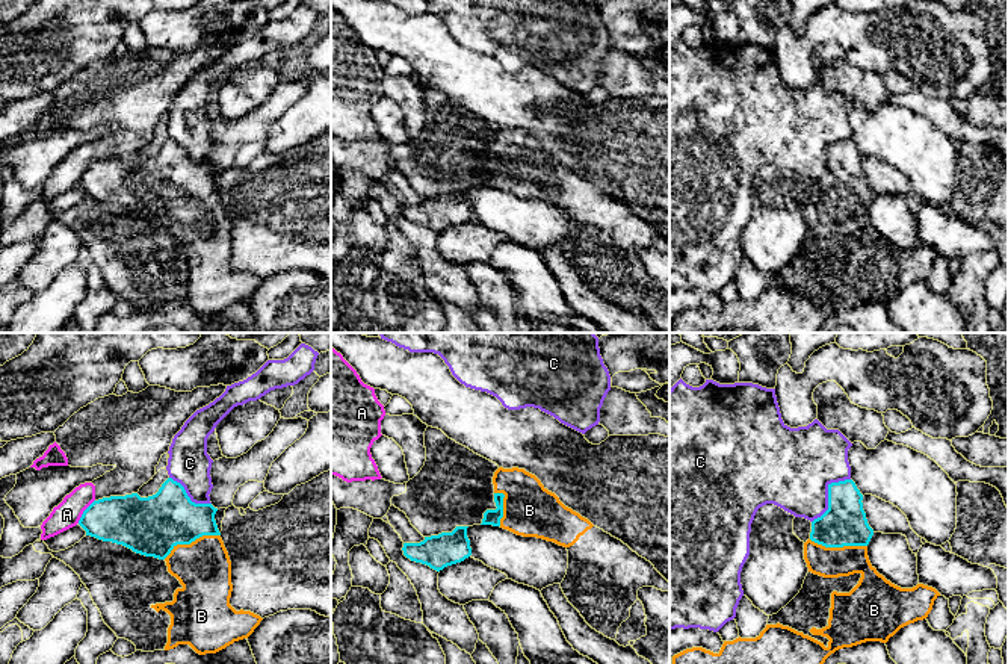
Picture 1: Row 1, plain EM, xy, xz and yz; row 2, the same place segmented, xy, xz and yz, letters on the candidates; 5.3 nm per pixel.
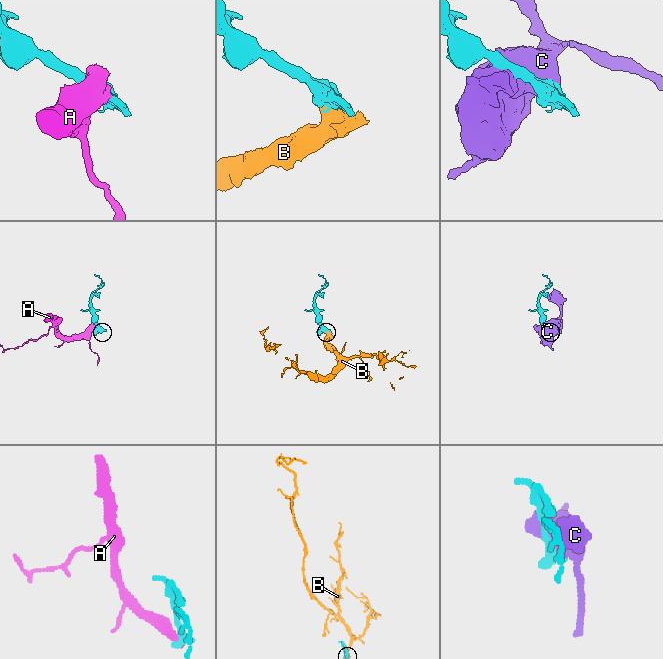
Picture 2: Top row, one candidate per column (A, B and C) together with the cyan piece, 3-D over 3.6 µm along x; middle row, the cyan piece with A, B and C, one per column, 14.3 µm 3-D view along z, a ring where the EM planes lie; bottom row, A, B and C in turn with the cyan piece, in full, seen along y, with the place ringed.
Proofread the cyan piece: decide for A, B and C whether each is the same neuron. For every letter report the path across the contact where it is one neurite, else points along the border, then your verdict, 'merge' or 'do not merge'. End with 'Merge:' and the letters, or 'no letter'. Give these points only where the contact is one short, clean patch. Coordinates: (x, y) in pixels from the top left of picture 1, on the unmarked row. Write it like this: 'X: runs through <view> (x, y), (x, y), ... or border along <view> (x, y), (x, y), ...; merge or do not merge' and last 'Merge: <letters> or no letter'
A: border along xy (94, 161), (77, 183); do not merge
B: merge
C: do not merge
Merge: B

